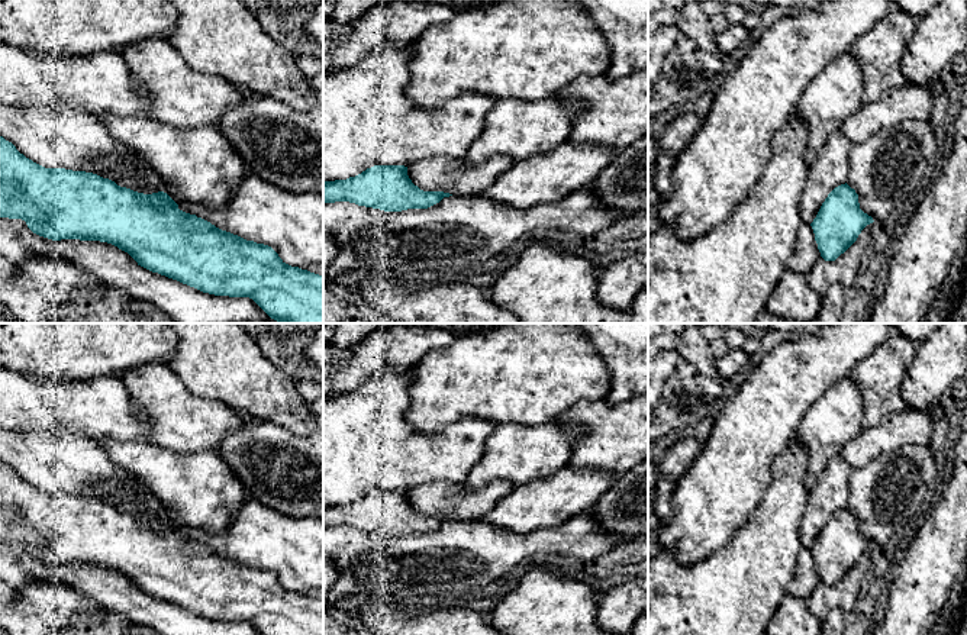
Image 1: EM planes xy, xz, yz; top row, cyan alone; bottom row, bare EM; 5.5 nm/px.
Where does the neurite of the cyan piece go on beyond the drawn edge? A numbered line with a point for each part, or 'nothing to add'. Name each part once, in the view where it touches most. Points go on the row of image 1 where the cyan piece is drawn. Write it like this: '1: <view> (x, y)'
nothing to add

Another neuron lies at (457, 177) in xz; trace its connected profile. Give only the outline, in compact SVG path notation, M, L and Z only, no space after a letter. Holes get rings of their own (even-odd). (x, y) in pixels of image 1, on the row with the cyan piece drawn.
M493 155L474 165L470 165L465 159L433 157L410 164L407 175L423 191L474 197L484 194L515 162L512 157L506 155Z

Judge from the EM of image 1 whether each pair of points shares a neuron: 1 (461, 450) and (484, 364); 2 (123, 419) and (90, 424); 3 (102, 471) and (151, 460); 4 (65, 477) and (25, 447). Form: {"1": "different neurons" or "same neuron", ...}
{"1": "different neurons", "2": "same neuron", "3": "different neurons", "4": "same neuron"}

